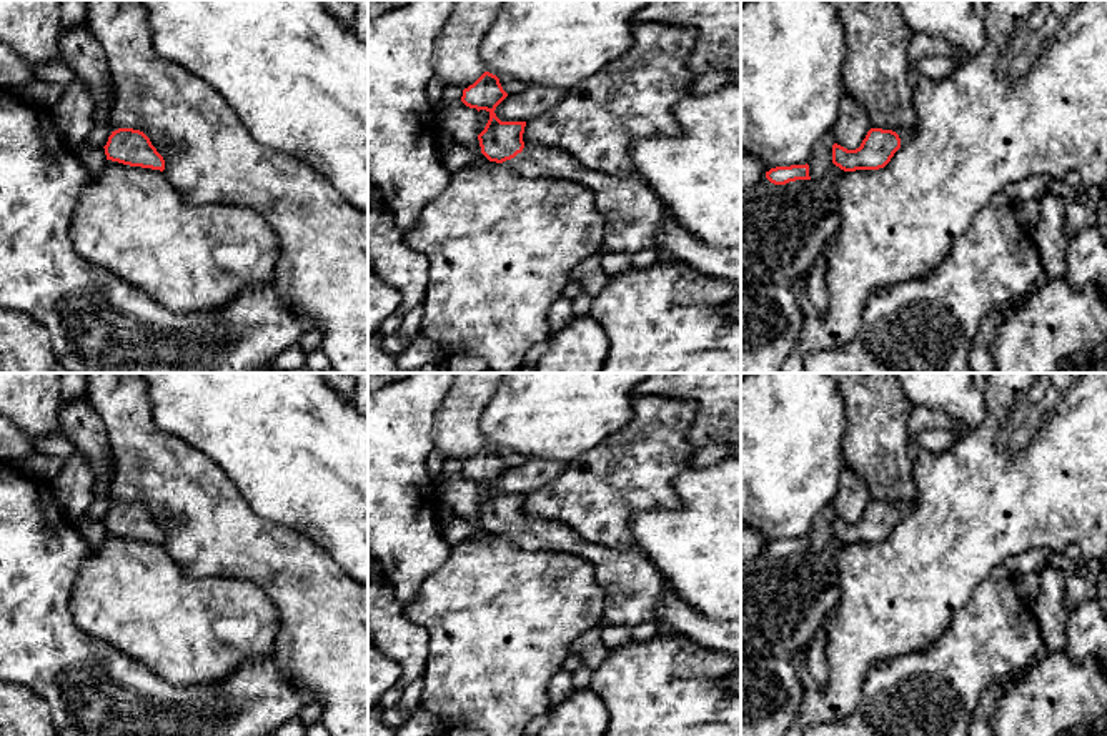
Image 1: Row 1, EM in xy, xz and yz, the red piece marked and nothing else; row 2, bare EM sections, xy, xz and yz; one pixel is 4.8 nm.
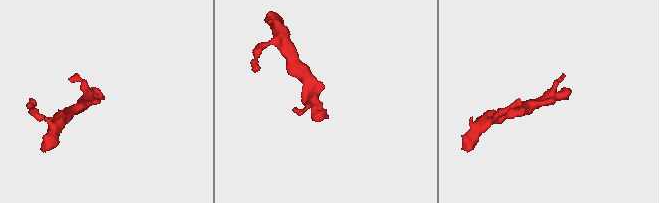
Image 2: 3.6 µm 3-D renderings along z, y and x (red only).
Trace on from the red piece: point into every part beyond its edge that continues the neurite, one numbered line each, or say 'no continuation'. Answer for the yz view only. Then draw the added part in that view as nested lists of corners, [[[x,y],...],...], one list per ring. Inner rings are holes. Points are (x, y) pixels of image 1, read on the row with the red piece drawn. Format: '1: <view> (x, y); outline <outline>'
1: yz (906, 134); outline [[[916,127],[901,128],[901,130],[896,130],[896,133],[897,133],[899,138],[901,138],[901,145],[906,145],[909,140],[914,138],[914,135],[916,135]]]

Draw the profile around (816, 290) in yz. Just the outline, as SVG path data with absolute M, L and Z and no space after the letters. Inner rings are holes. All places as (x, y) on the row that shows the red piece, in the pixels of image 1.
M822 248L817 258L806 271L806 285L804 285L812 306L819 313L824 313L827 308L827 288L824 283L824 268L826 268L826 250Z

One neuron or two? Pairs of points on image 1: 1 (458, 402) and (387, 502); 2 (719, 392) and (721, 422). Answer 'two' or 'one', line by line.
1: two
2: one

